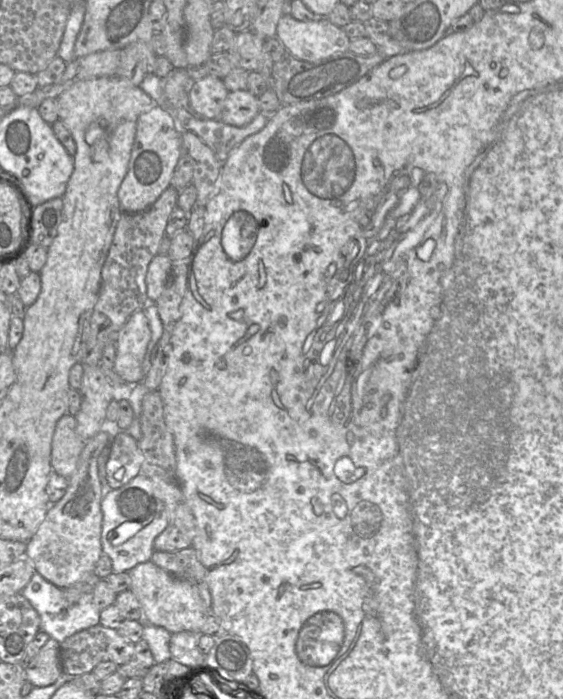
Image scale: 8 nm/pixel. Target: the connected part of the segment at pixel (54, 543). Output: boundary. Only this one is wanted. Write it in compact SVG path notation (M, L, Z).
M112 426L99 431L86 441L75 472L68 478L64 496L51 504L45 519L26 543L26 554L36 572L58 588L70 587L94 572L102 552L102 486L98 476L98 458L110 444Z

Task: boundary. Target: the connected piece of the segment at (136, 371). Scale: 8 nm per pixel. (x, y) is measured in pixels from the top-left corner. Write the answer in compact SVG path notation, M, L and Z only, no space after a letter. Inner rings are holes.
M143 310L134 312L115 336L115 375L126 385L144 380L142 364L151 340L151 328Z

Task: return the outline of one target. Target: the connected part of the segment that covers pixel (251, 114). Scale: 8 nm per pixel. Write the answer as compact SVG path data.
M248 89L238 90L229 92L217 119L232 126L243 127L252 122L259 112L258 98Z

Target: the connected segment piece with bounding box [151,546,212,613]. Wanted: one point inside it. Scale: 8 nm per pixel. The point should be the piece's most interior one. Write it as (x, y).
(184, 564)

